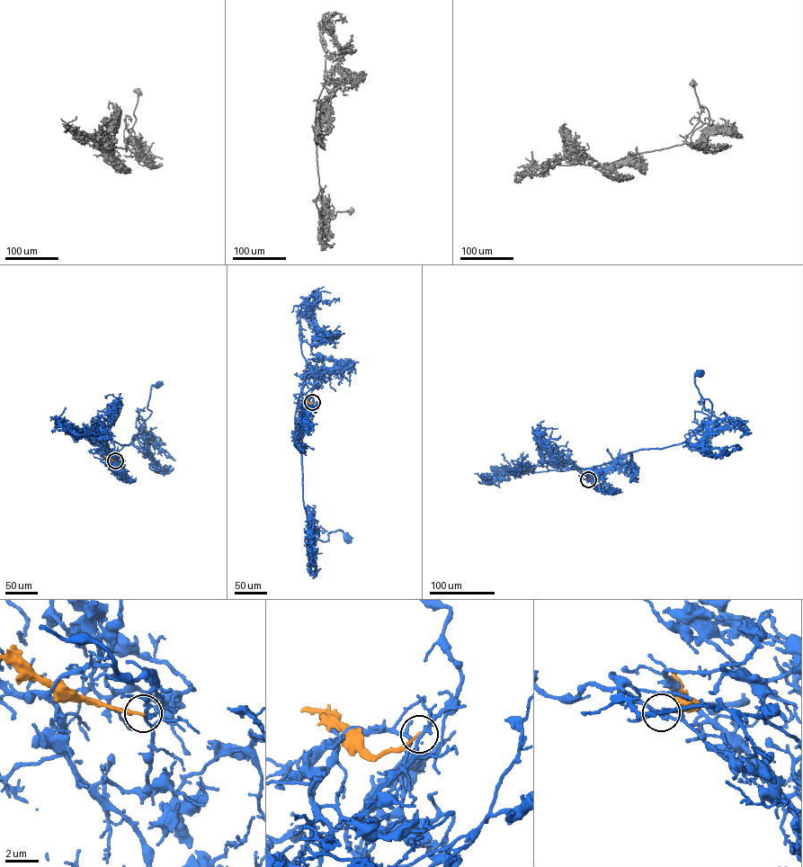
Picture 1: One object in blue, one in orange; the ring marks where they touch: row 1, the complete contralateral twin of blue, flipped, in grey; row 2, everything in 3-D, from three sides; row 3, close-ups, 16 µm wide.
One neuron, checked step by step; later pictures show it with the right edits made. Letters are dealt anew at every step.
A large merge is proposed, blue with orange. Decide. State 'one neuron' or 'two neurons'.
two neurons

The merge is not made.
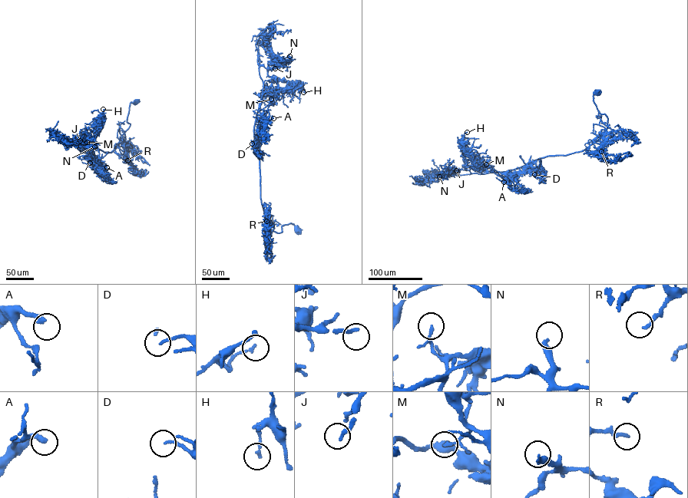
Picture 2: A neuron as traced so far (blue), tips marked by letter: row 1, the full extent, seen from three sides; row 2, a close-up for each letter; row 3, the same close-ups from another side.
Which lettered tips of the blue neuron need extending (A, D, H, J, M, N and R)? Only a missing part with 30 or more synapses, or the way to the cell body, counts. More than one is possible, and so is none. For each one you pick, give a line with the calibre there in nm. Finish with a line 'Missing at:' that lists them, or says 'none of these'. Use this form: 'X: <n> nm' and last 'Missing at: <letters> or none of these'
J: 200 nm
N: 280 nm
R: 180 nm
Missing at: J, N, R

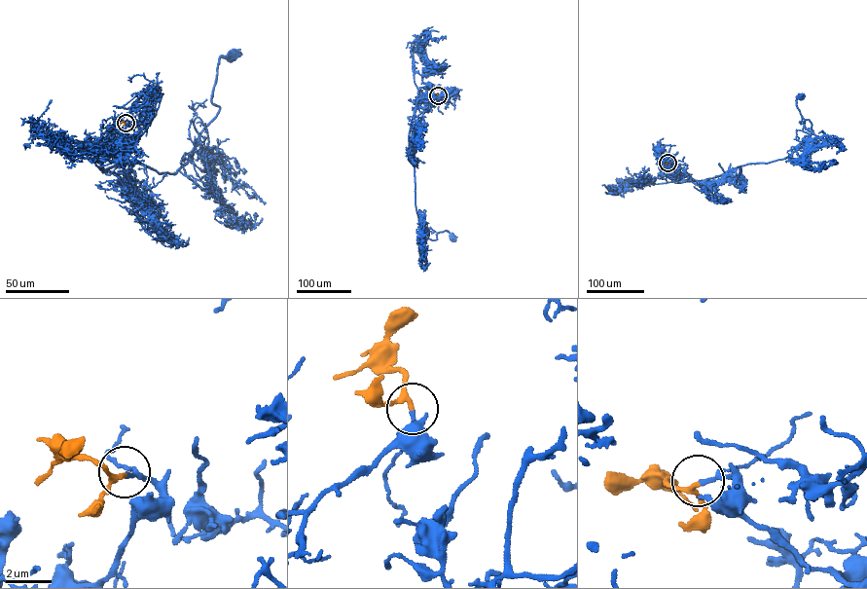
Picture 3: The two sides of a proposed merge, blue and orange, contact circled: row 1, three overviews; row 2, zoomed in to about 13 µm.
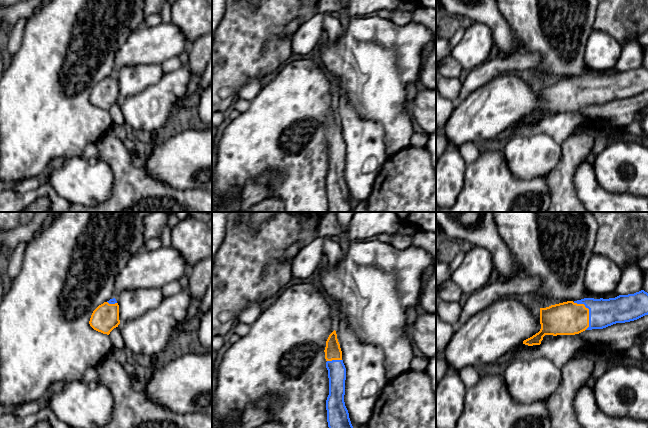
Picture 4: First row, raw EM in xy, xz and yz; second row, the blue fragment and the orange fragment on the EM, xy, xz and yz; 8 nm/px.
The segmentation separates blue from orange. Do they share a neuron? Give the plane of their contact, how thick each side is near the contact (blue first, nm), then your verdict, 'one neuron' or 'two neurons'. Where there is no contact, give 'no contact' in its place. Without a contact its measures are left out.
contact in yz; calibres 220 and 280 nm; one neuron

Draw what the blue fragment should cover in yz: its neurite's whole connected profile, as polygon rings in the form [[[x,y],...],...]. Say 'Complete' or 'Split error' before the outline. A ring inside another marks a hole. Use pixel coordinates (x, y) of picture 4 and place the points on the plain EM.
Split error. [[[644,66],[609,75],[584,74],[574,78],[567,77],[540,84],[541,105],[532,113],[524,116],[523,120],[540,121],[545,111],[575,111],[585,106],[603,105],[616,99],[634,97],[645,91],[648,91],[648,69]]]

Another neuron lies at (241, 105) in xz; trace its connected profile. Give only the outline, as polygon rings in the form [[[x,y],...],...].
[[[237,98],[233,104],[233,109],[239,111],[240,113],[243,113],[249,108],[250,104],[250,100]]]

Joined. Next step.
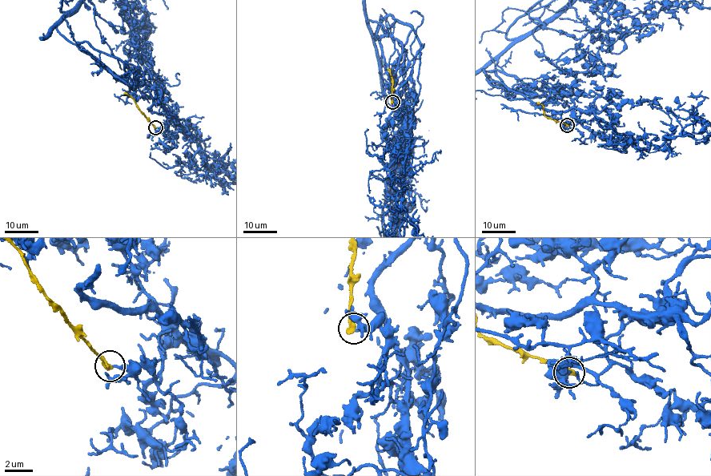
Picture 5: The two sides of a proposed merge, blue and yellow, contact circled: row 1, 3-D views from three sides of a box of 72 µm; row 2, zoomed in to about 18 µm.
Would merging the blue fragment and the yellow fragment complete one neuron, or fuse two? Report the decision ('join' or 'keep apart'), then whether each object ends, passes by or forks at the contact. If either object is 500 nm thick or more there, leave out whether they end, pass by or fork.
keep apart | blue ends | yellow ends

